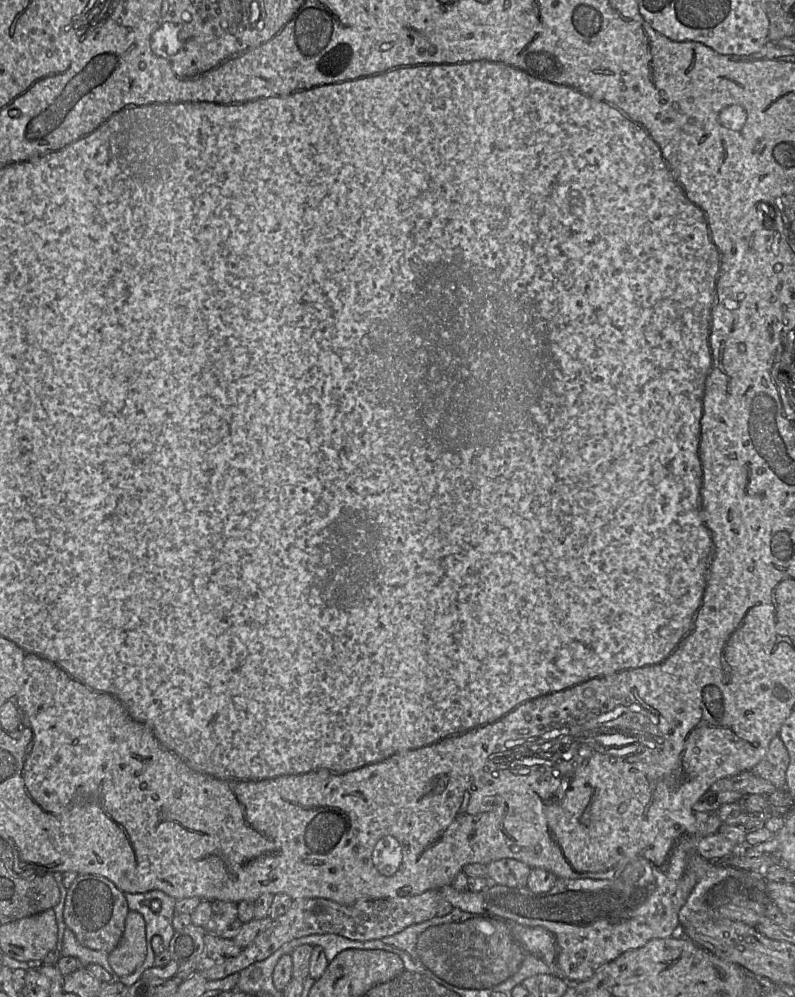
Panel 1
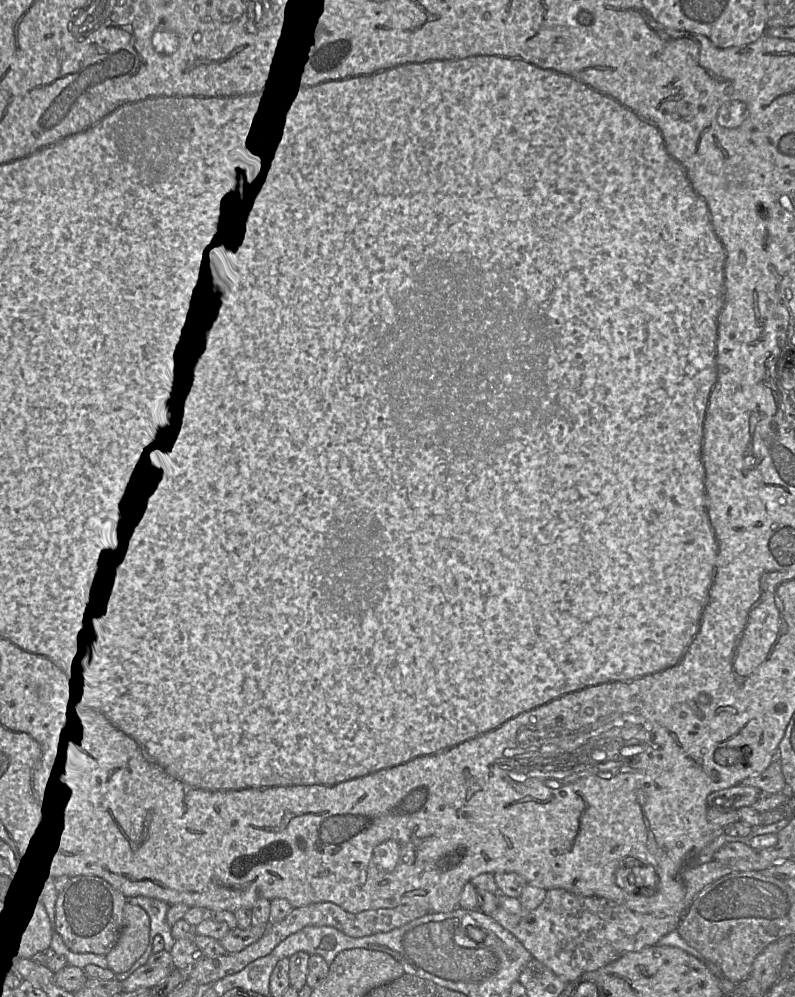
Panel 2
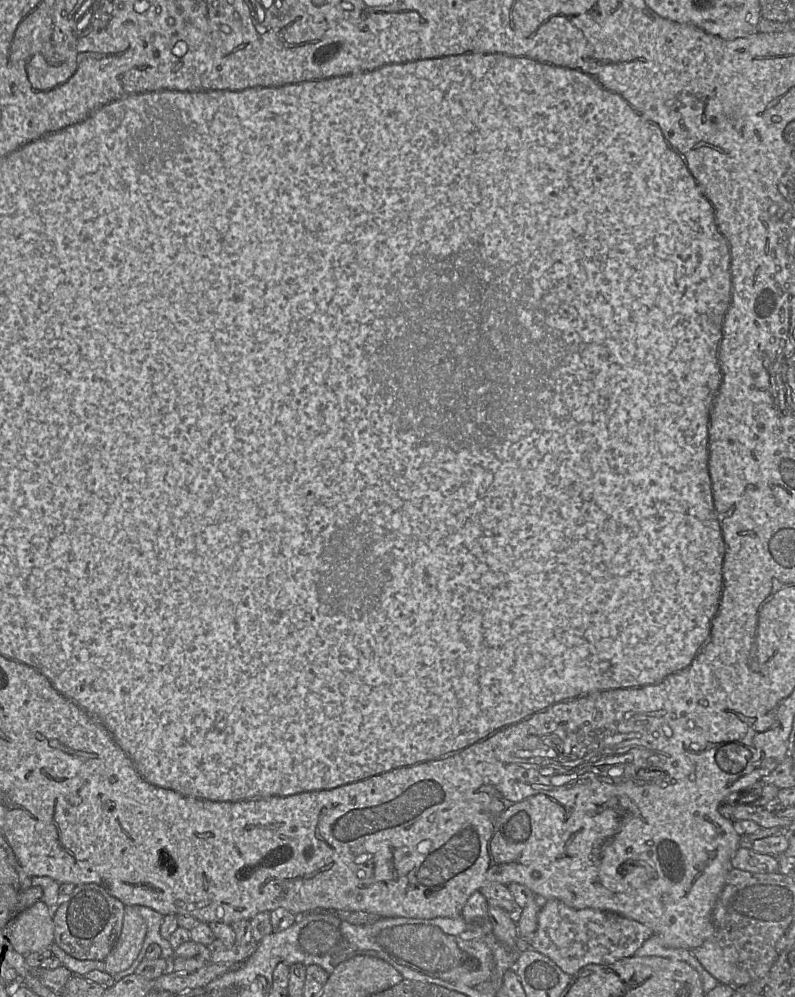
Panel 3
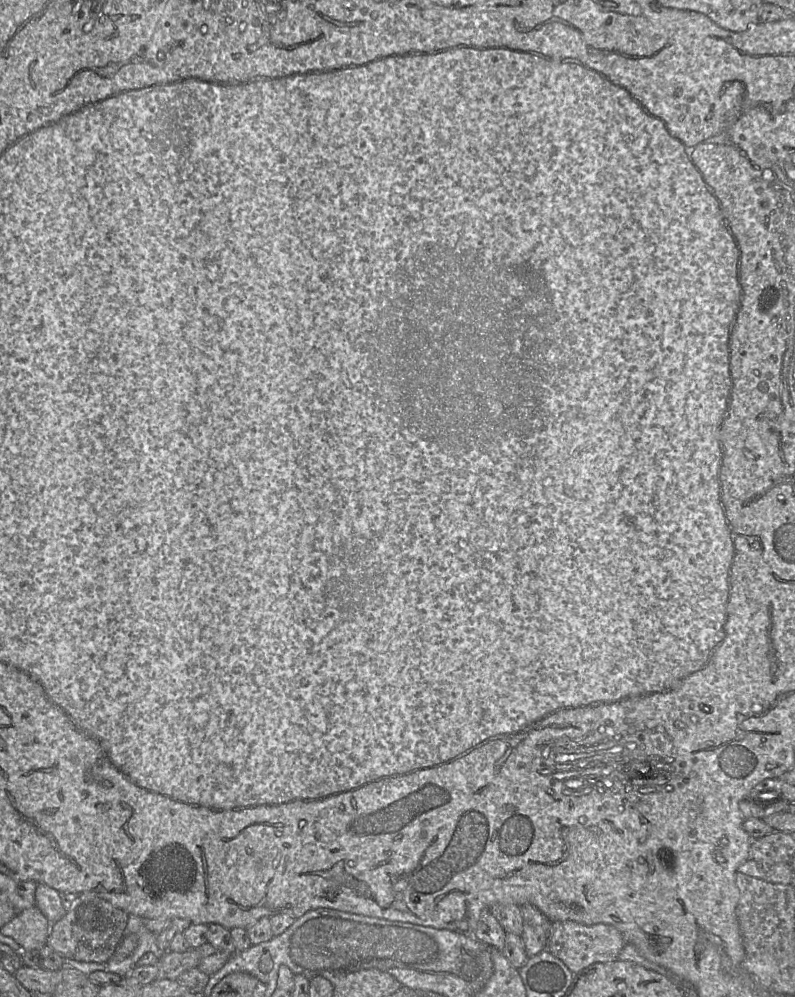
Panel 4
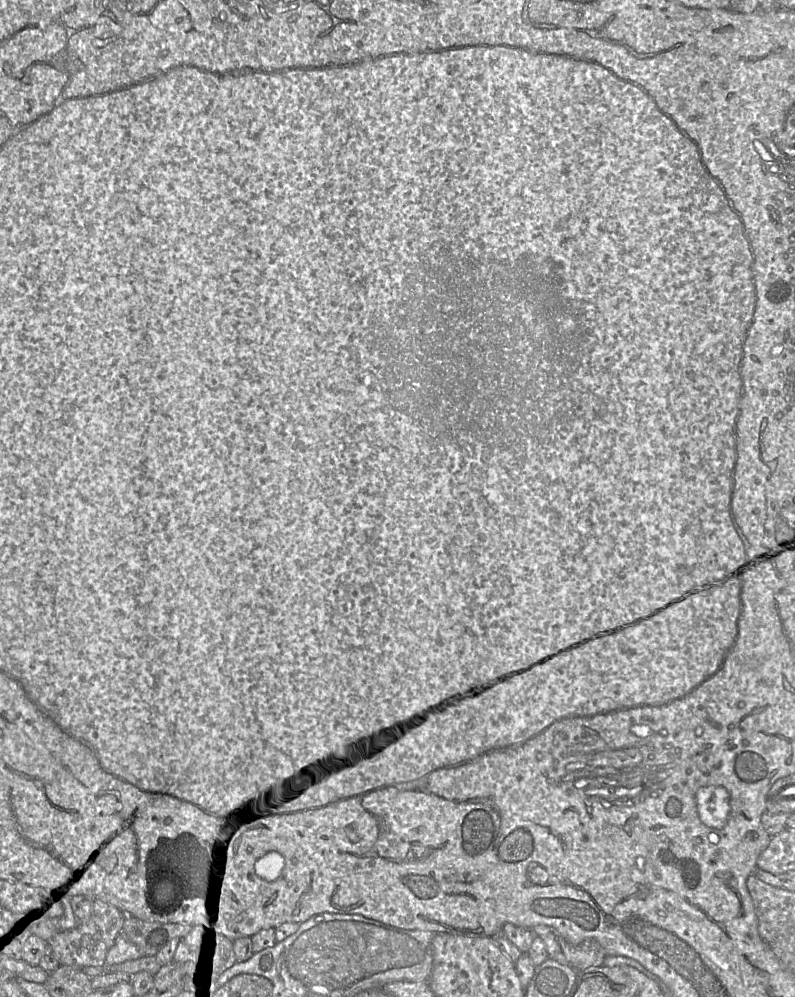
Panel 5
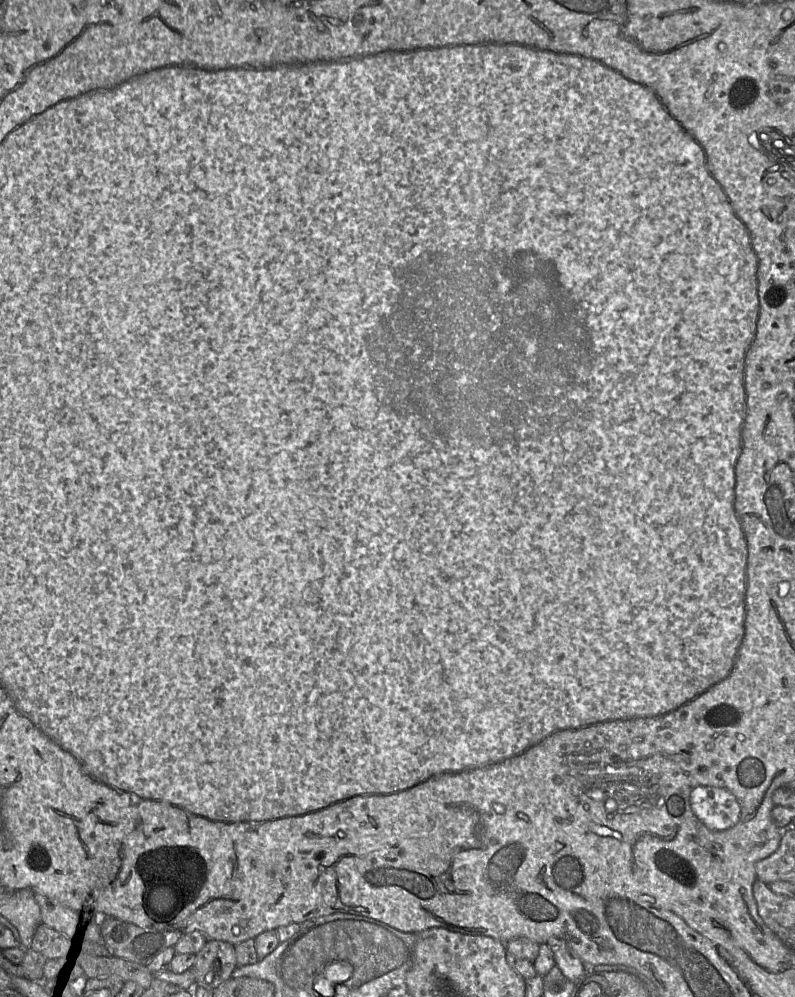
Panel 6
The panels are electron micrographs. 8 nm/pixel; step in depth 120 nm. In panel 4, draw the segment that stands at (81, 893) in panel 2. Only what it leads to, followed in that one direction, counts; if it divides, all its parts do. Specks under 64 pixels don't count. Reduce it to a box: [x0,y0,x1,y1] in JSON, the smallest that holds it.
[48,892,129,963]

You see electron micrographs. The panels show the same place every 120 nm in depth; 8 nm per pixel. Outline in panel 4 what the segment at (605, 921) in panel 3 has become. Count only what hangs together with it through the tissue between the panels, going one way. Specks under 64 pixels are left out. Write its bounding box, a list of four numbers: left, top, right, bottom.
[546,921,625,974]

